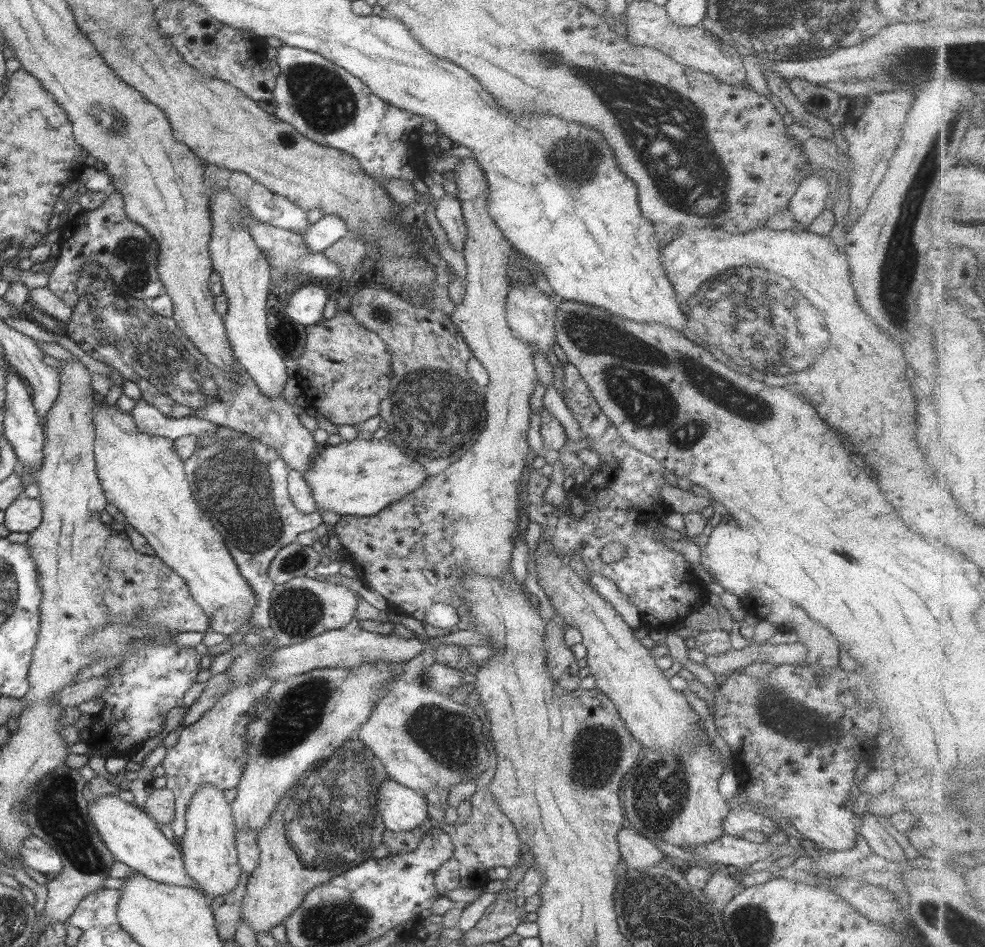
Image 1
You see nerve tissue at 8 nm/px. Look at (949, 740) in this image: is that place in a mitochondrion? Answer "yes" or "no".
no

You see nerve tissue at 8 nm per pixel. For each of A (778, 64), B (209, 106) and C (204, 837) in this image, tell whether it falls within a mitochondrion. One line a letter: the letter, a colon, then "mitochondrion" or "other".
A: mitochondrion
B: other
C: other

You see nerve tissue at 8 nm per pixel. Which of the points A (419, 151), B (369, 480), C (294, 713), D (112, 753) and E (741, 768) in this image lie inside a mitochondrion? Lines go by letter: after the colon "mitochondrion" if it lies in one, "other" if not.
A: other
B: other
C: mitochondrion
D: other
E: other

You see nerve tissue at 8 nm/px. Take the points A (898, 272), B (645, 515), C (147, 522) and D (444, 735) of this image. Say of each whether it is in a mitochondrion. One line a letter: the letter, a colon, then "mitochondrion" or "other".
A: mitochondrion
B: other
C: other
D: mitochondrion

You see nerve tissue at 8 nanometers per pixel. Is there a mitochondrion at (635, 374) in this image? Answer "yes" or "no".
yes

